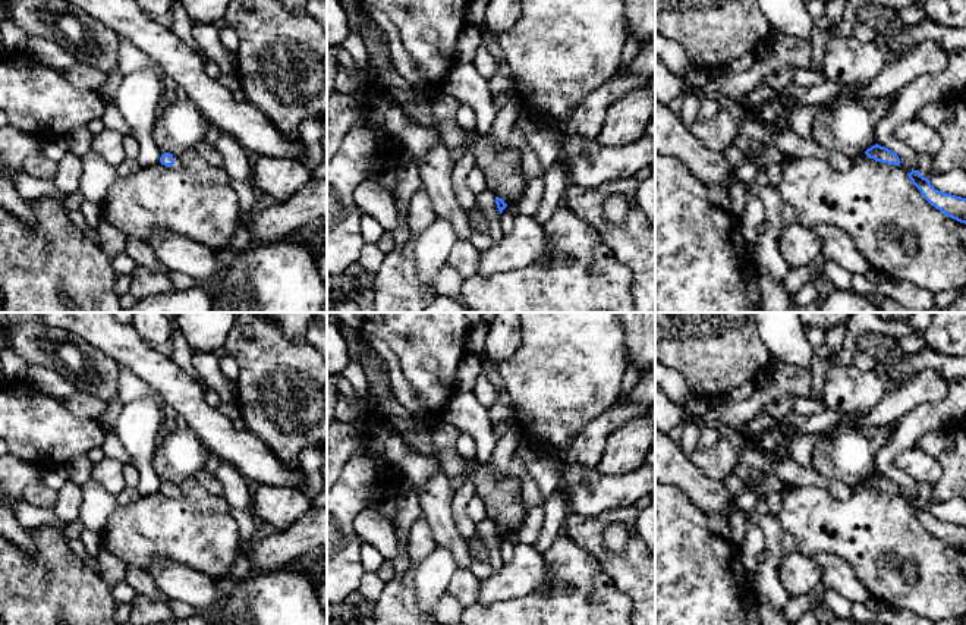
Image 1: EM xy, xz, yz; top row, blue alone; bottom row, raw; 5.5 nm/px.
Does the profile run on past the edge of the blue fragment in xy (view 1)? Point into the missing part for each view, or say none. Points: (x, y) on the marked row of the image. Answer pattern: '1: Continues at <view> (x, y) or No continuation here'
1: Continues at xy (178, 163)

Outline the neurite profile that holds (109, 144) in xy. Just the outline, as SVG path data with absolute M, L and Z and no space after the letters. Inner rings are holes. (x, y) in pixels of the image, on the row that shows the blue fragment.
M104 128L94 136L92 150L95 150L110 166L119 167L125 160L123 138L125 135L120 132Z

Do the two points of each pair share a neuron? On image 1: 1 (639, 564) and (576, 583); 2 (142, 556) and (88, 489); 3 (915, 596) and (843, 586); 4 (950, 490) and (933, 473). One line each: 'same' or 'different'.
1: different
2: different
3: different
4: different

